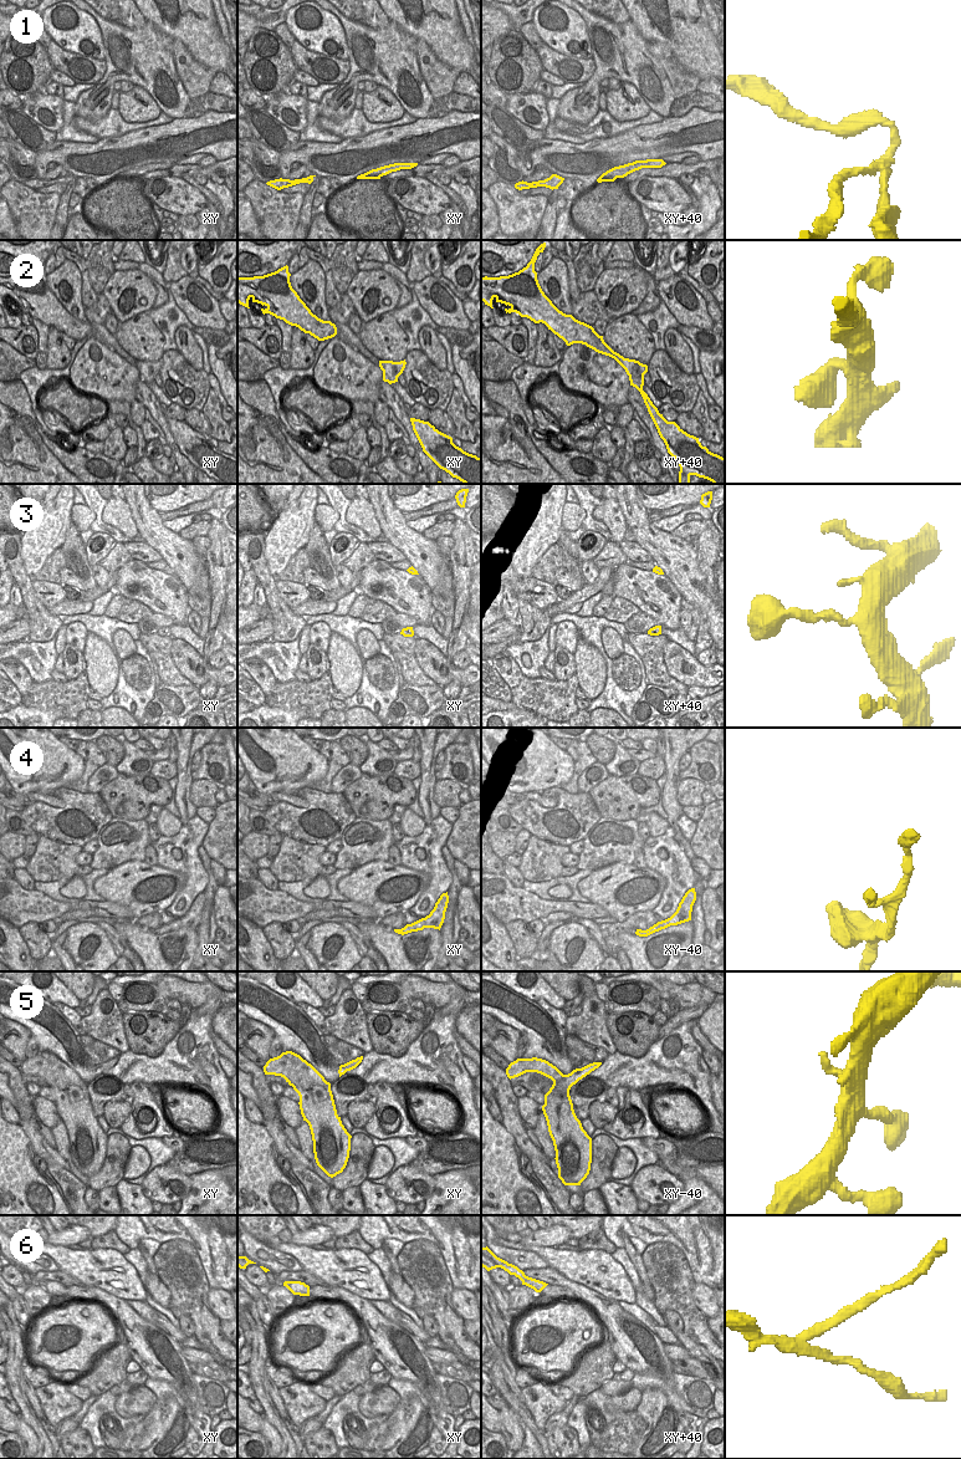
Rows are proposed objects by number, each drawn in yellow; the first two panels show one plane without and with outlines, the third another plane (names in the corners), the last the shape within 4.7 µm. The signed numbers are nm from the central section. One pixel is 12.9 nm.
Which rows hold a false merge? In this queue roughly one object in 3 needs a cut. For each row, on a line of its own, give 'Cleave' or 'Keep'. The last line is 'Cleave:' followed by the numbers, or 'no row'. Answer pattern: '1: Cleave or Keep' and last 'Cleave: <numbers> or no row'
1: Keep
2: Keep
3: Keep
4: Keep
5: Keep
6: Cleave
Cleave: 6

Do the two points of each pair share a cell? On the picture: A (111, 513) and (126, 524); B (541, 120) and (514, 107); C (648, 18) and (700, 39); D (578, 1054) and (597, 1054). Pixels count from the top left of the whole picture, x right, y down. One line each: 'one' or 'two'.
A: one
B: one
C: one
D: one

